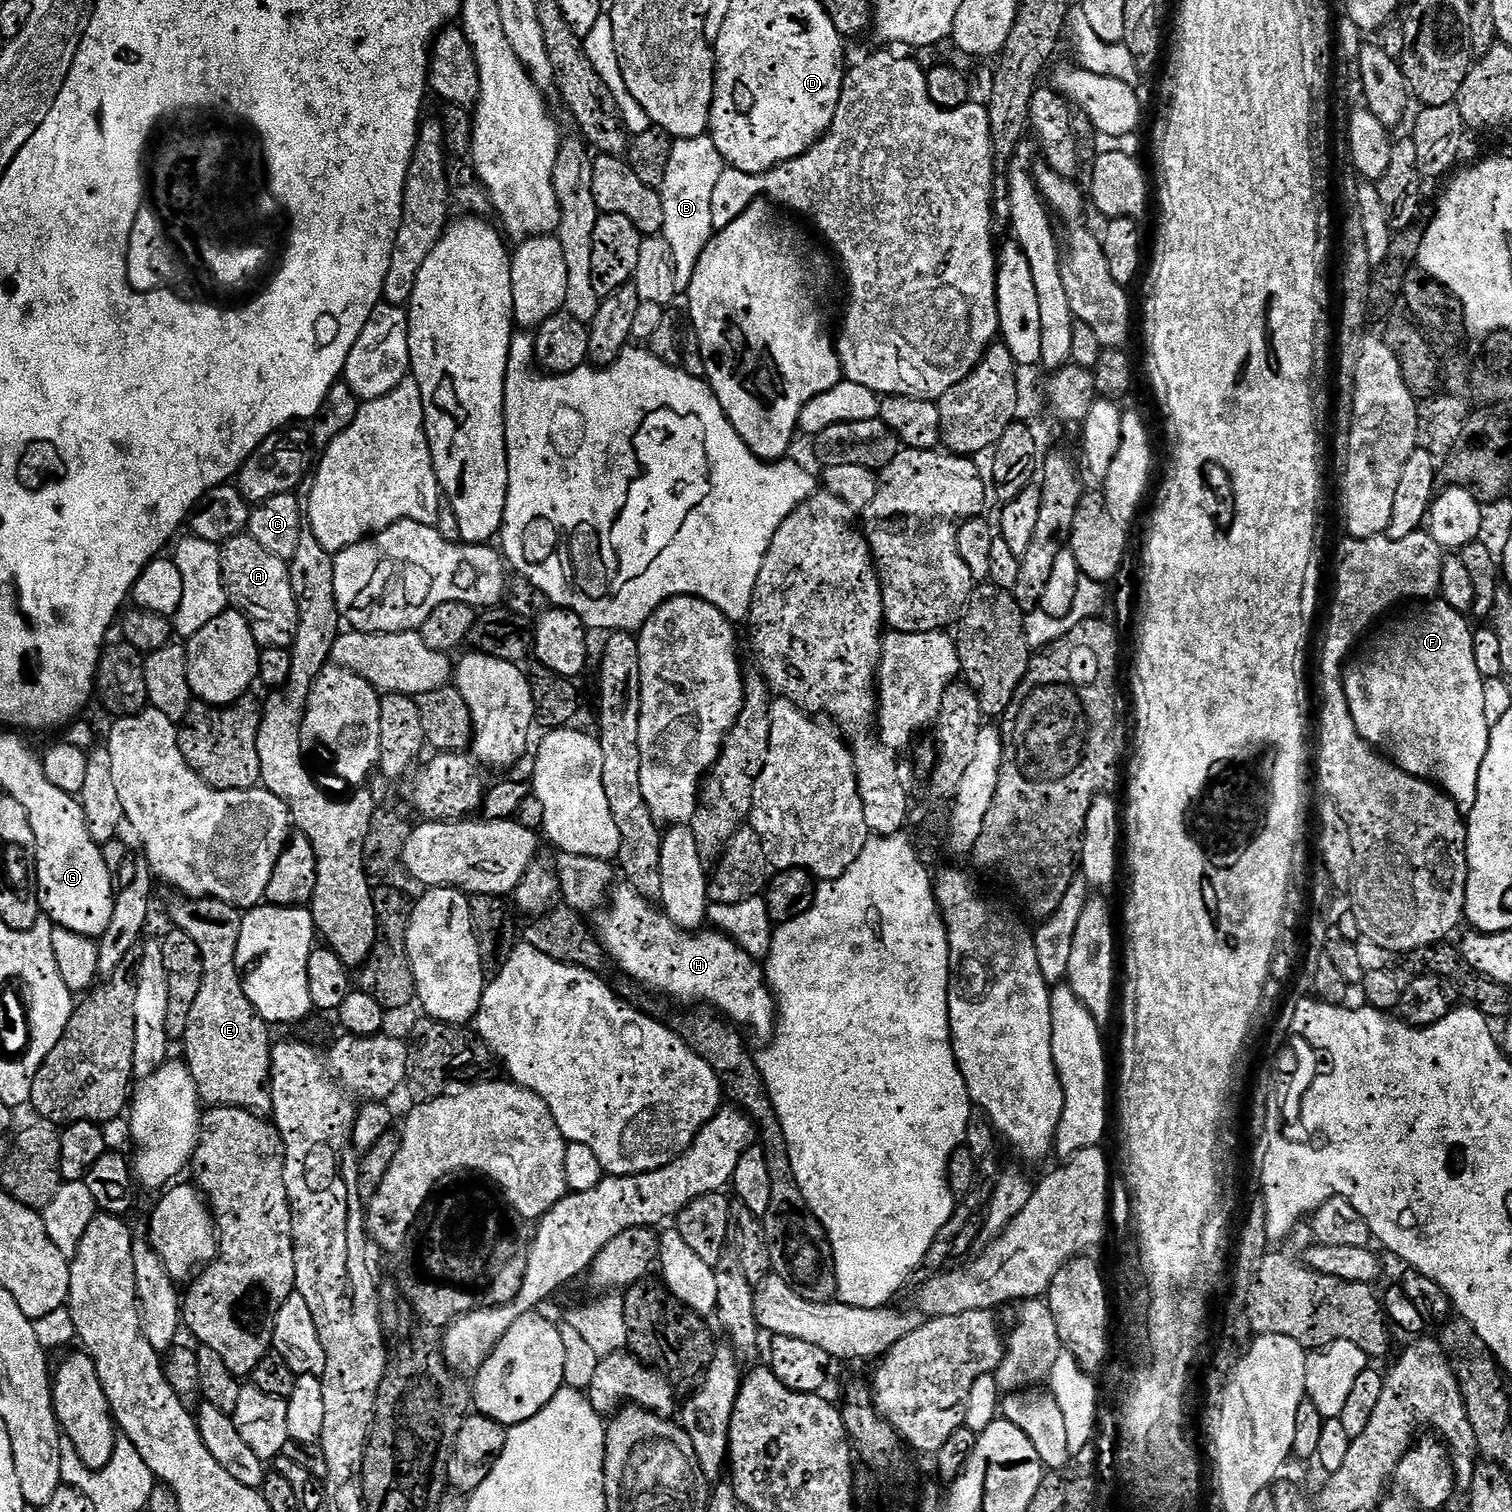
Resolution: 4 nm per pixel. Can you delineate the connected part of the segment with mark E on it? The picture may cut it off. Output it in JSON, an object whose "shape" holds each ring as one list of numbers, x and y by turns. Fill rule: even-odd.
{"shape":[[176,899,180,900,174,901,168,908,169,914,172,915,171,923,186,934,190,934,190,938,194,938,194,946,198,946,198,954,202,954,202,990,198,990,198,998,194,998,194,1006,190,1006,190,1018,186,1022,186,1034,182,1041,185,1056,183,1059,194,1078,200,1099,205,1105,244,1108,247,1112,255,1112,257,1116,267,1117,272,1110,270,1075,274,1044,273,1041,268,1041,269,1025,265,1024,264,1019,254,1010,250,998,246,998,242,972,236,966,241,909,235,904,227,904,221,900]]}

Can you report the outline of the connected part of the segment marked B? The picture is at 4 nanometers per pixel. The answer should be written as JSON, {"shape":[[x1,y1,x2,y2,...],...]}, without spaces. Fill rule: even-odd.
{"shape":[[709,135,675,139,672,143,670,165,660,189,665,211,661,235,670,244,671,253,674,255,674,290,678,296,688,292,698,258,715,235,710,211,711,195,714,194,714,187,717,186,725,167,724,159]]}

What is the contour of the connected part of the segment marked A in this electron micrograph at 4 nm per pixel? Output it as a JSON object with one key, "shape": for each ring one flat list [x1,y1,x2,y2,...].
{"shape":[[247,534,231,537,219,547,221,578,229,605,251,621,252,633,261,648,291,649,298,634,298,602,288,573,289,561,274,558]]}

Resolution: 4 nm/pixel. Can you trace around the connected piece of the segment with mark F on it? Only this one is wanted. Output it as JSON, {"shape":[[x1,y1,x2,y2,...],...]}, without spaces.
{"shape":[[1428,602,1421,608,1424,608,1421,612,1397,624,1386,625,1384,632,1377,634,1376,641,1345,667,1342,679,1348,713,1367,744,1406,774,1435,784,1455,802,1461,814,1467,814,1474,810,1478,798,1478,774,1491,734,1485,717,1485,679,1478,674,1474,662,1474,628,1468,625,1469,617,1465,613,1443,602]]}

